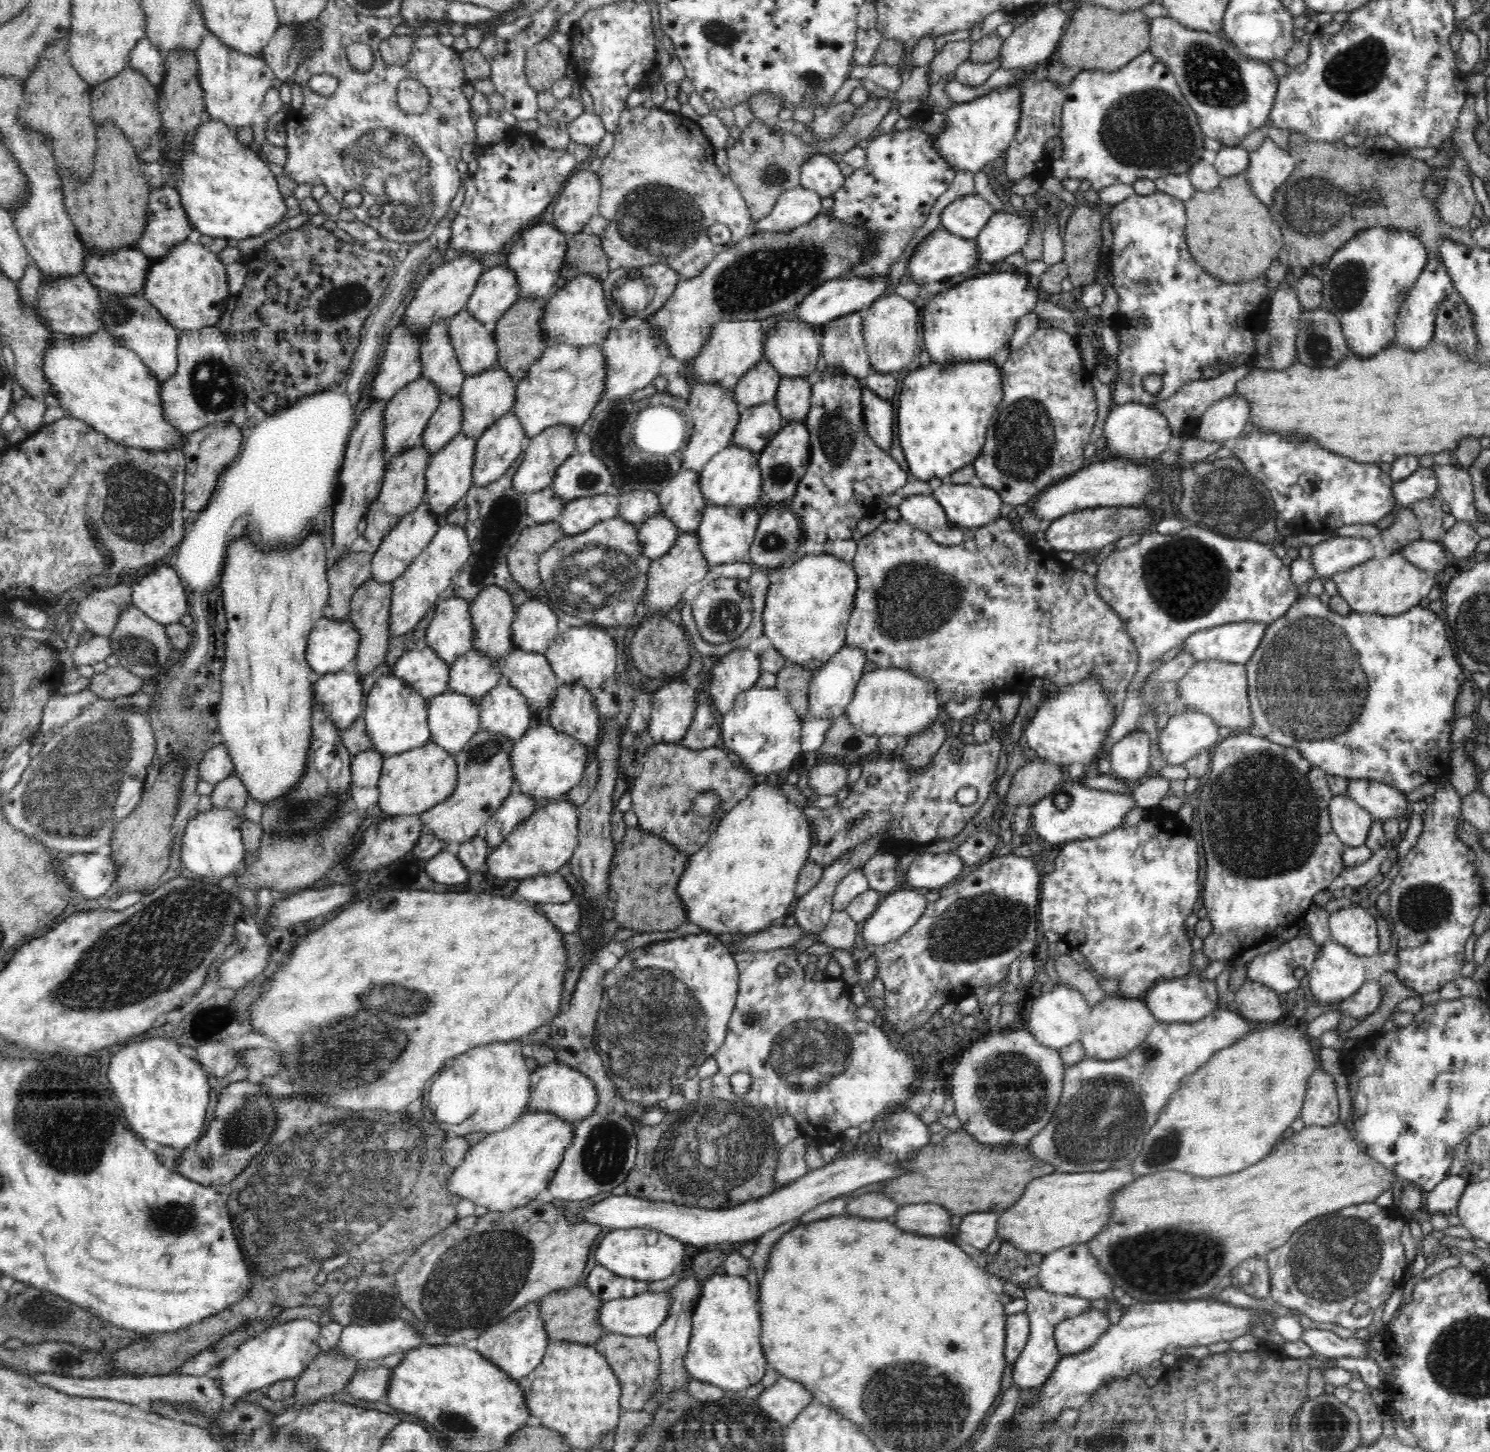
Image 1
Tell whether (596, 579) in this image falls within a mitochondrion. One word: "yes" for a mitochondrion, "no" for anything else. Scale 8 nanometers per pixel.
yes

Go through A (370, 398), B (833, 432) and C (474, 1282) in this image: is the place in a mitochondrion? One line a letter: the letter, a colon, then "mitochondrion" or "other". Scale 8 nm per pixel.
A: other
B: mitochondrion
C: mitochondrion

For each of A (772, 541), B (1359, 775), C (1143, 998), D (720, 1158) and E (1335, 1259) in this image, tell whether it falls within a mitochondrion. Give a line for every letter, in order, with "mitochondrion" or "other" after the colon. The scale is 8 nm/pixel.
A: mitochondrion
B: other
C: other
D: mitochondrion
E: mitochondrion

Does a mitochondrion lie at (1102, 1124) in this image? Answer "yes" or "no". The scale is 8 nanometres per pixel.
yes

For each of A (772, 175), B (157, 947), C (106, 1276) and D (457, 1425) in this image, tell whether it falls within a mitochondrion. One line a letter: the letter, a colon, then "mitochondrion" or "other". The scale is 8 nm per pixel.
A: mitochondrion
B: mitochondrion
C: other
D: mitochondrion

